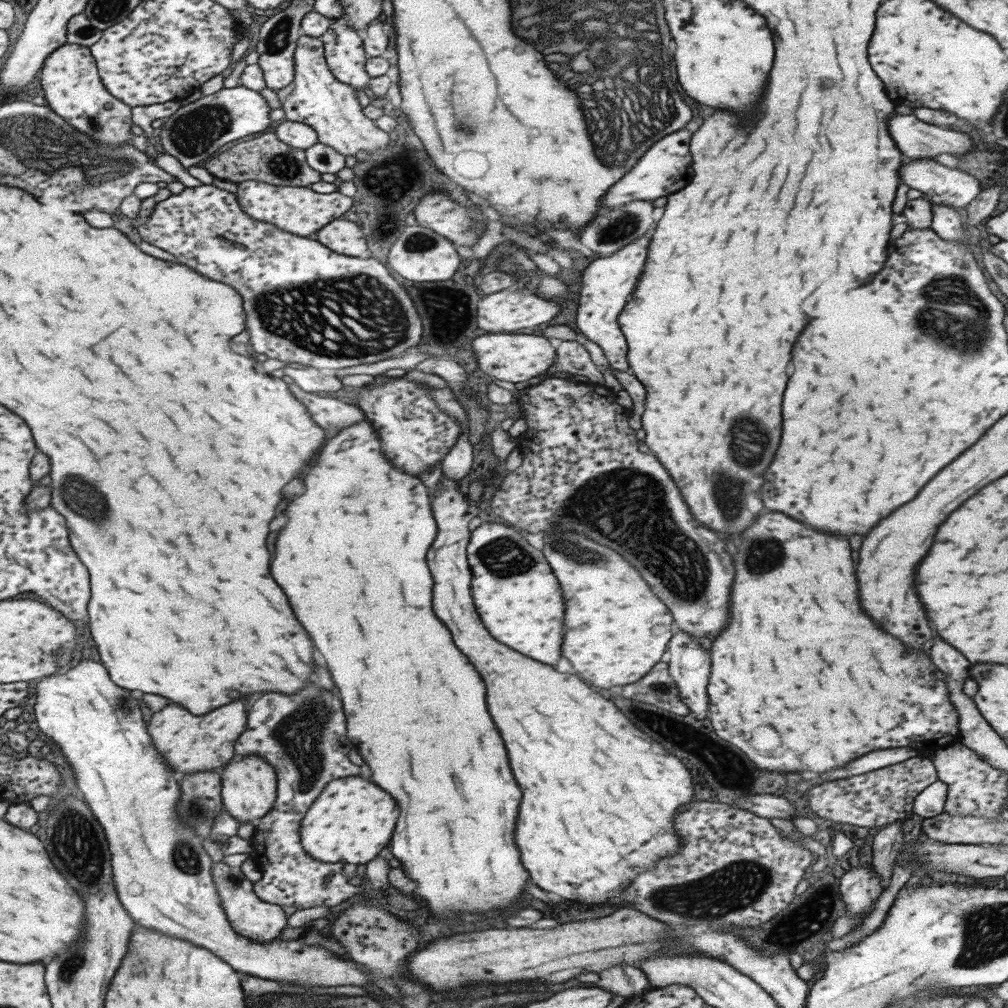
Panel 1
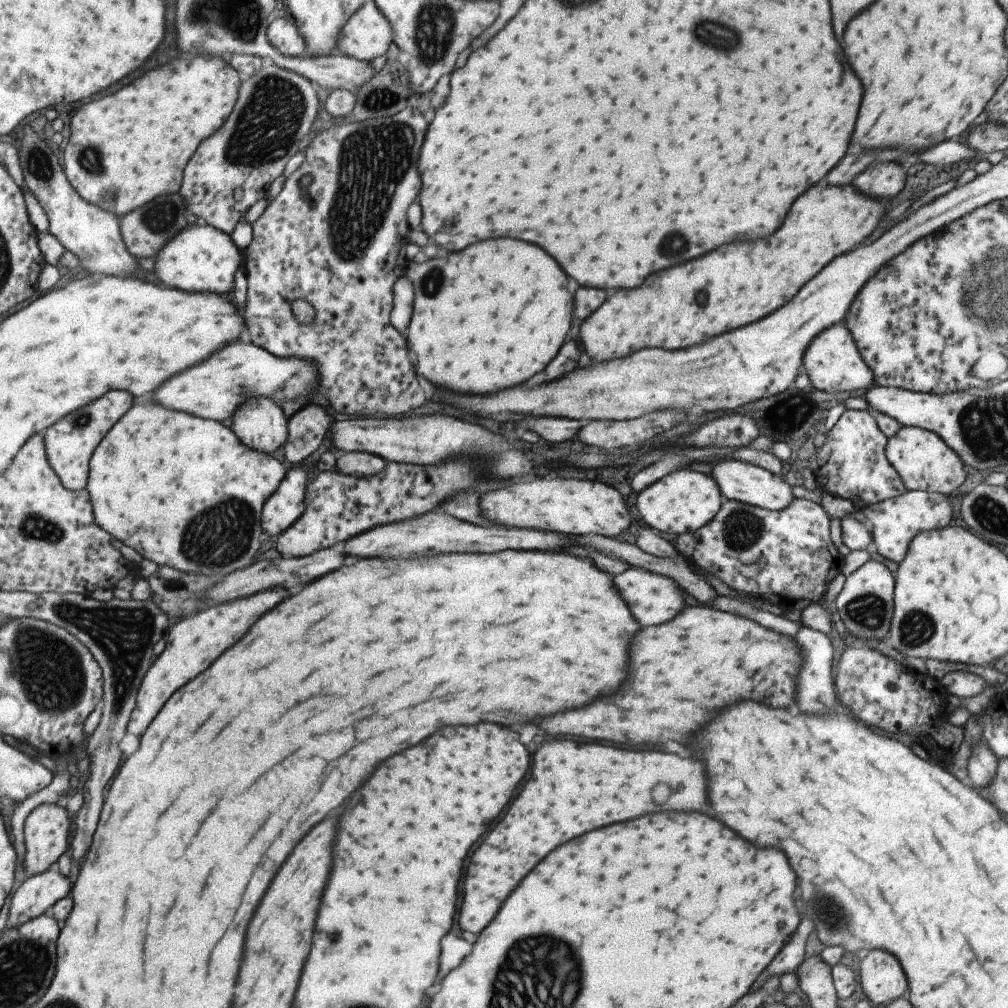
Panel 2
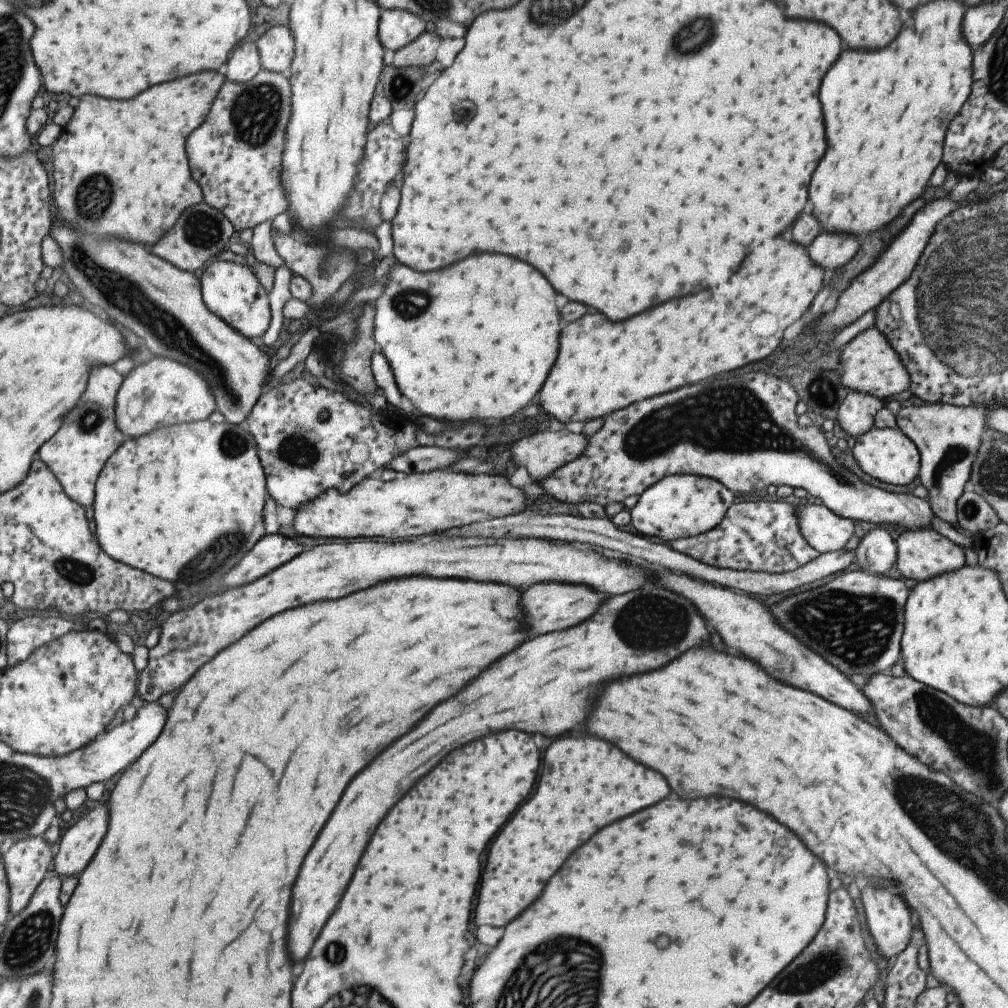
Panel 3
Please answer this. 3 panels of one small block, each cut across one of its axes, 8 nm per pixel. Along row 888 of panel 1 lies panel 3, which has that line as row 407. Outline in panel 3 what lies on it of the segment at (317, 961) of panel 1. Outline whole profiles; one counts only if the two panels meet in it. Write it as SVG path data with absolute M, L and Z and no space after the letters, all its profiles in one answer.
M154 356L149 362L135 365L122 377L114 401L114 422L124 436L141 436L145 432L173 424L203 421L215 411L215 398L207 382L185 364Z

